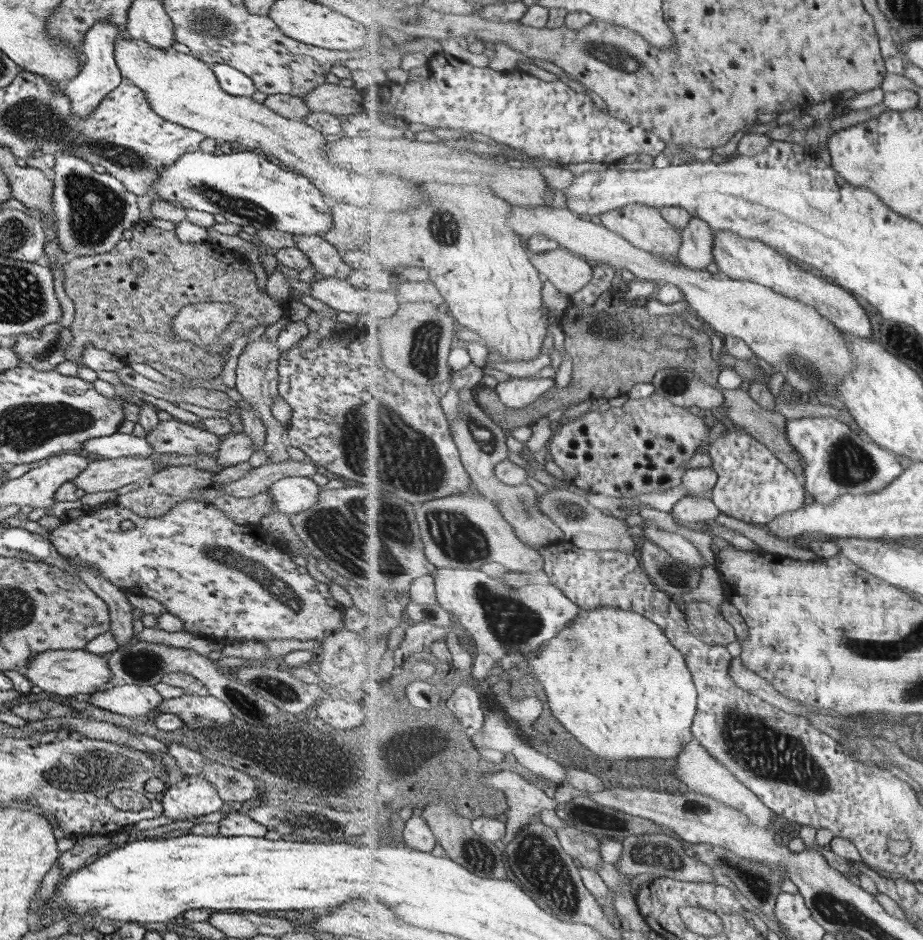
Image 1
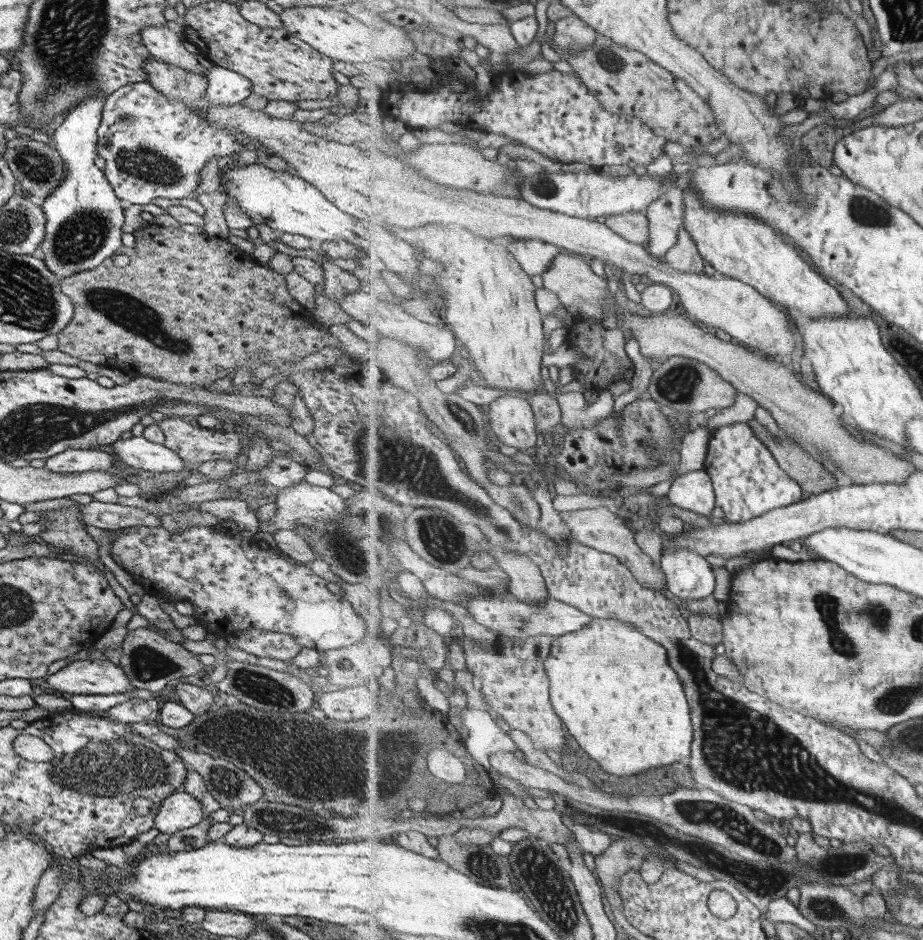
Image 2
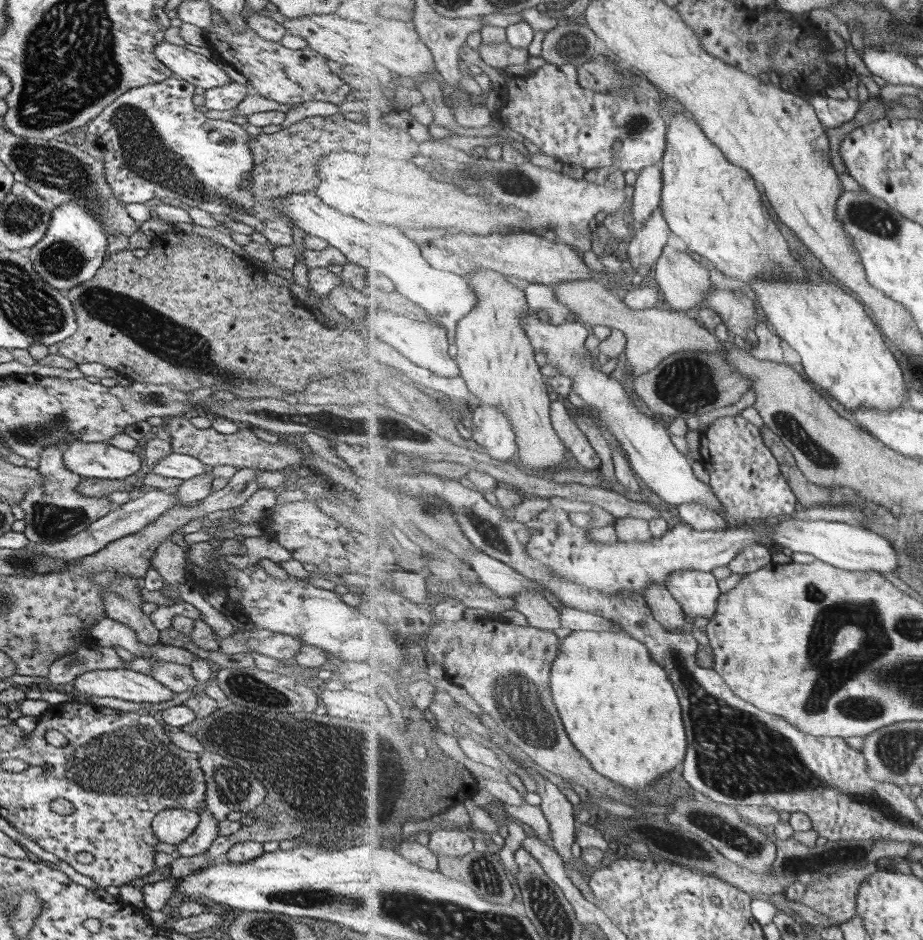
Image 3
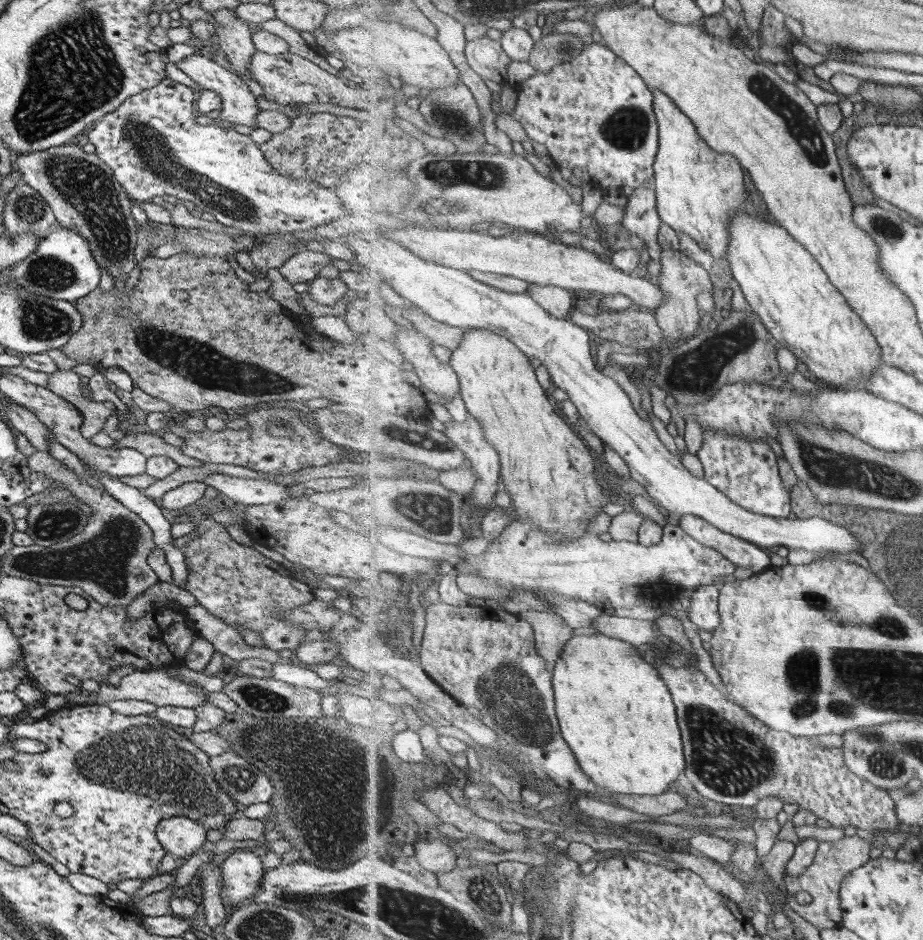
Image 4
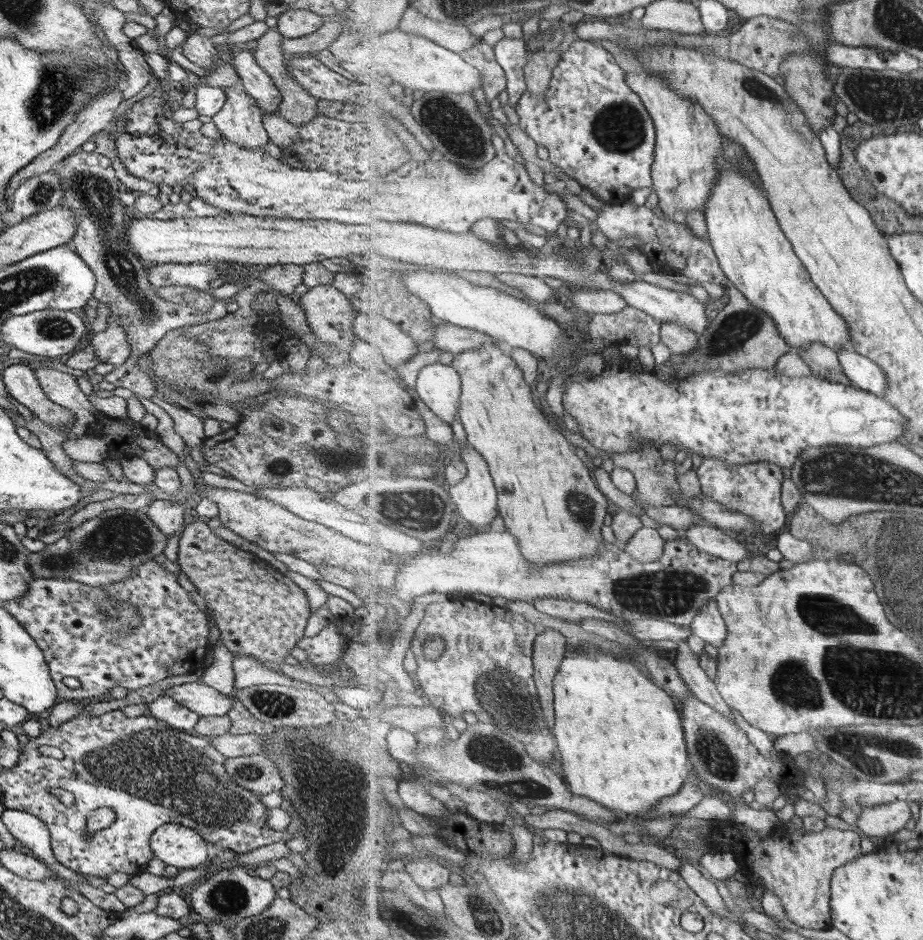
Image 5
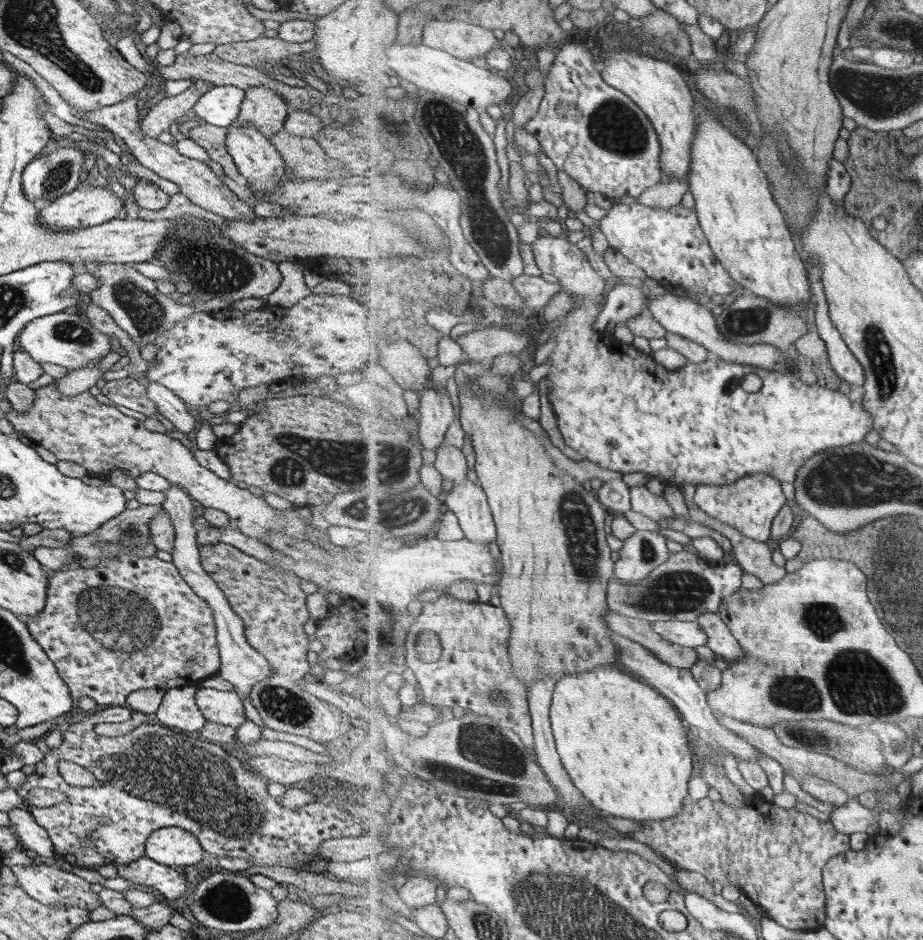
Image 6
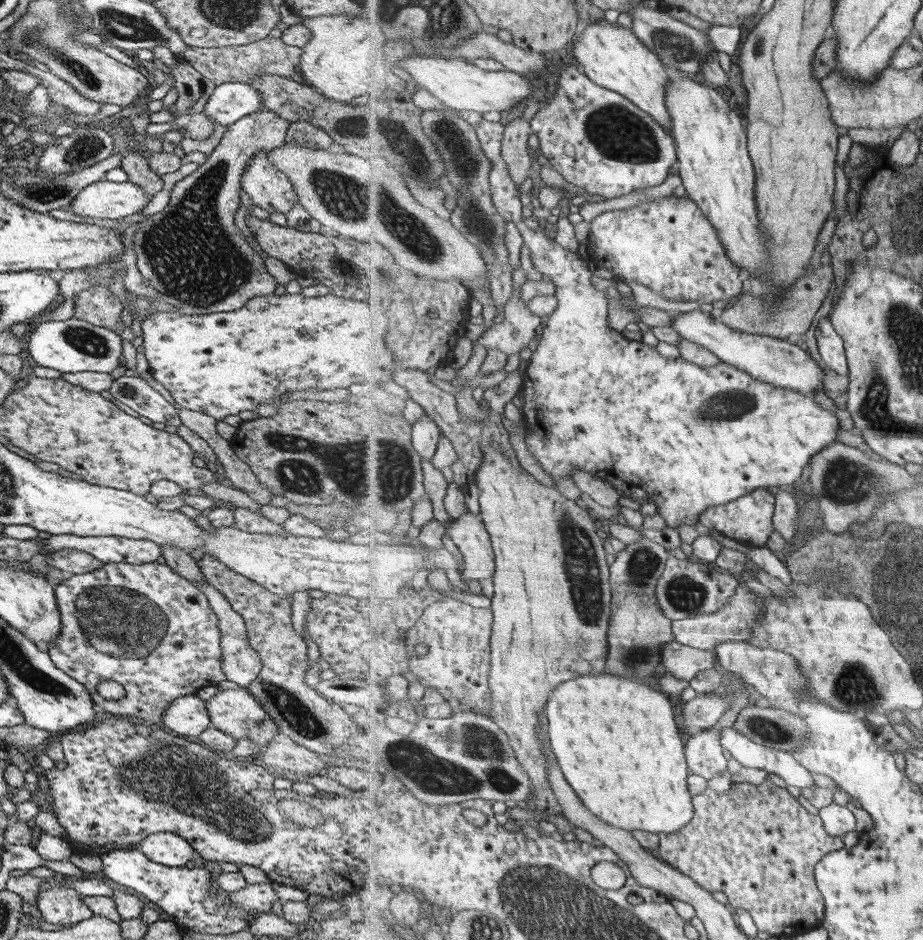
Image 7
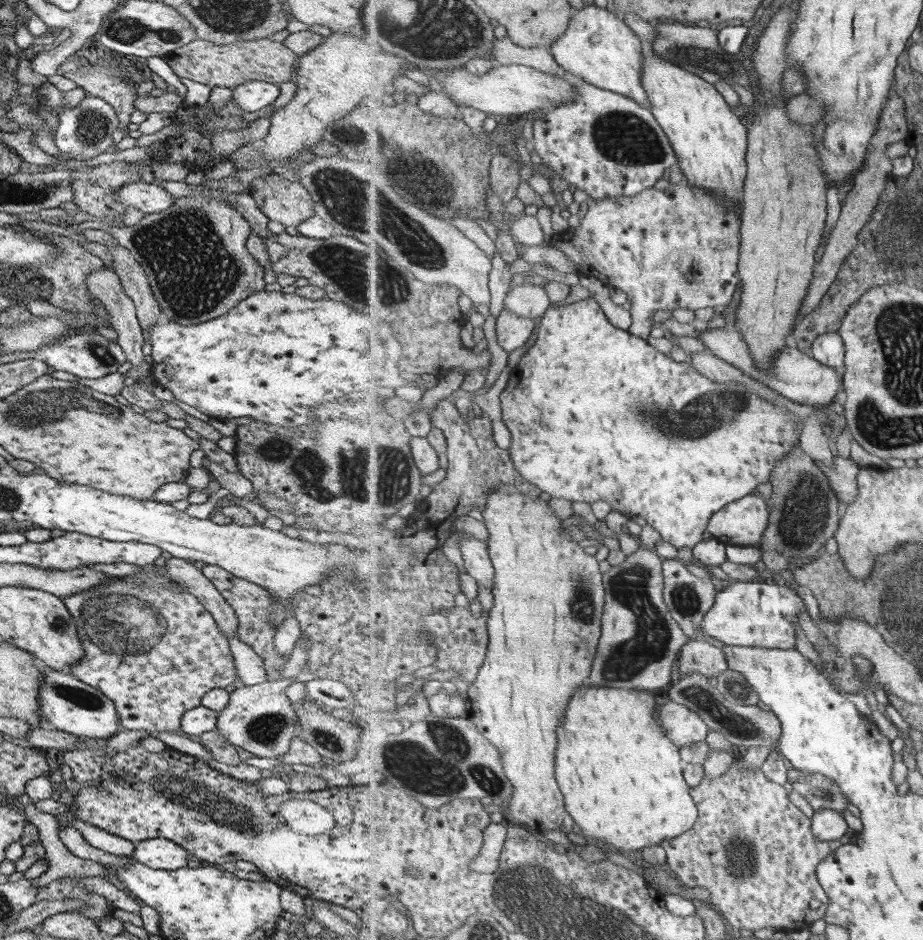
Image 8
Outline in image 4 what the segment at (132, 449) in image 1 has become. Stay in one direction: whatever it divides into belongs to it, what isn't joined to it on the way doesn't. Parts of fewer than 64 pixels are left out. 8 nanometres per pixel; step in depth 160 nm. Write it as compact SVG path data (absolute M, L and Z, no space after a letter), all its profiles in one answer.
M209 474L202 481L206 486L212 486L226 502L241 503L249 507L263 504L279 504L285 500L297 500L302 496L290 496L287 487L262 481L261 479L245 479L244 477L229 477L221 474Z

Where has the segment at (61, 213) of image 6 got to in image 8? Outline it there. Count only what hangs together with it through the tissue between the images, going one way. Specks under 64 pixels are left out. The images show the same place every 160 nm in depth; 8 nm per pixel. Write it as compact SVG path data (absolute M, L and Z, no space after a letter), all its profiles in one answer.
M144 181L128 182L121 185L114 194L124 208L136 208L143 215L157 214L167 210L174 203L175 197L171 196L163 187L155 182Z

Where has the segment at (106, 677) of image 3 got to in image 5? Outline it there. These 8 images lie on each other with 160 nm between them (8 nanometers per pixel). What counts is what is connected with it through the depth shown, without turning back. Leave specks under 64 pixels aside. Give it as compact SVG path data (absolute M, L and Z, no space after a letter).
M199 681L163 688L164 695L201 716L225 716L232 707L231 695L223 695Z

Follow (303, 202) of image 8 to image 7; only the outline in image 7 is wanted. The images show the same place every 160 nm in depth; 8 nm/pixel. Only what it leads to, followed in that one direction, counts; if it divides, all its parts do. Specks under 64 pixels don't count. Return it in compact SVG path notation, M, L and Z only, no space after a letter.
M257 151L240 178L240 187L252 204L270 214L285 215L296 202L289 179L268 159L268 152Z

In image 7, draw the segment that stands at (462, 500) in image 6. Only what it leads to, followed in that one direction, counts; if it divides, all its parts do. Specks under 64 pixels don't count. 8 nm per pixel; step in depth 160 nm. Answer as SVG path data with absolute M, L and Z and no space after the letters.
M465 512L452 523L449 529L466 562L463 578L483 580L493 578L496 571L496 554L481 513Z

